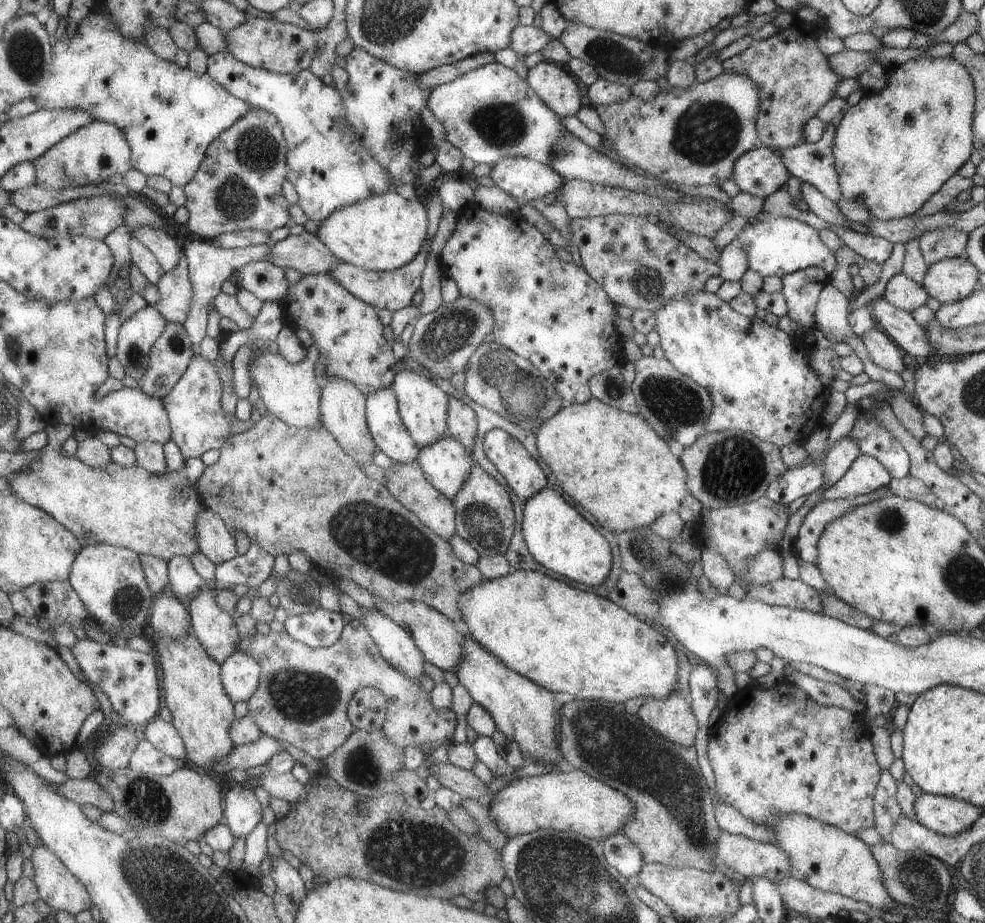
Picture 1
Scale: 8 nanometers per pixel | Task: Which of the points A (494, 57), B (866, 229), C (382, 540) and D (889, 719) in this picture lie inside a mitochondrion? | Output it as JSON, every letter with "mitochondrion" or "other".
{"A":"other","B":"other","C":"mitochondrion","D":"other"}

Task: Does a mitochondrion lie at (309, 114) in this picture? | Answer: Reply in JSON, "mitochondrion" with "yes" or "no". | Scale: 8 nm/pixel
{"mitochondrion":"no"}

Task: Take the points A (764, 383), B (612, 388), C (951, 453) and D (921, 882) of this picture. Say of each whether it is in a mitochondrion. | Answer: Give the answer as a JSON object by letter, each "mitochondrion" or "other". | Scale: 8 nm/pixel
{"A":"other","B":"mitochondrion","C":"other","D":"mitochondrion"}

